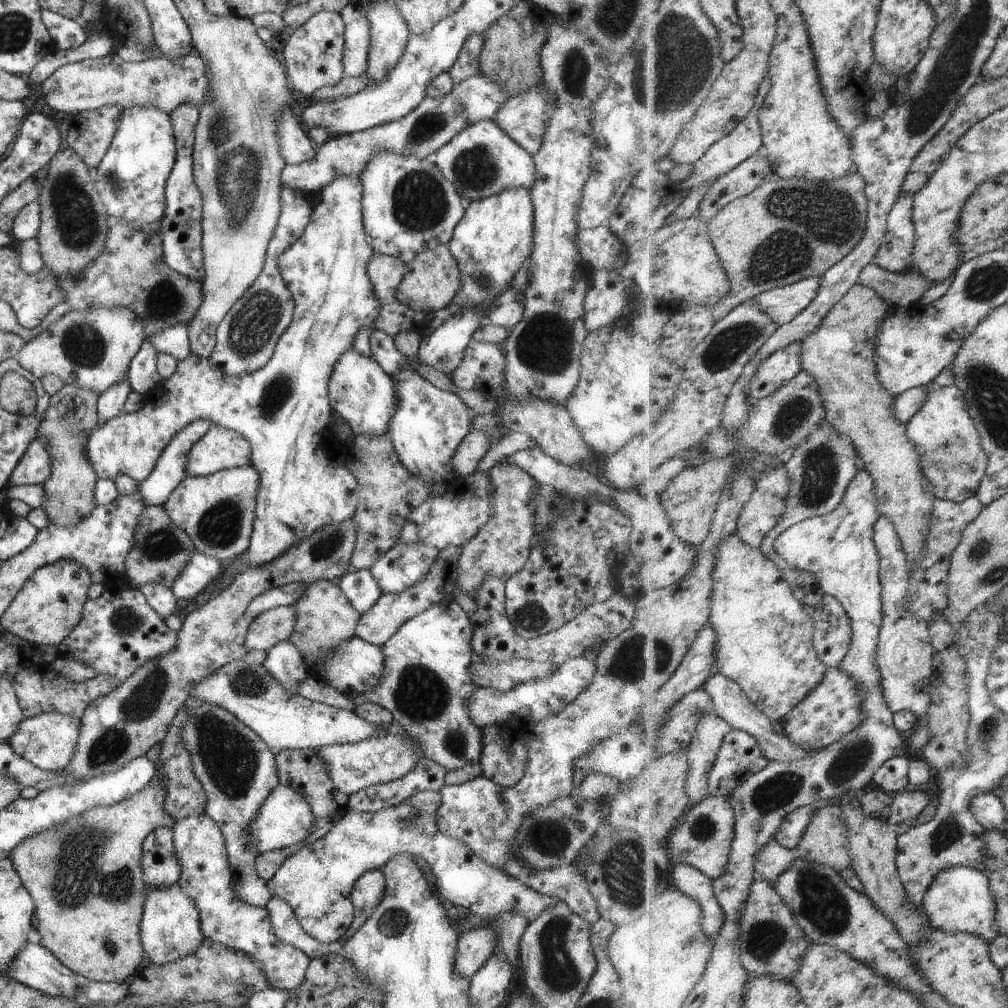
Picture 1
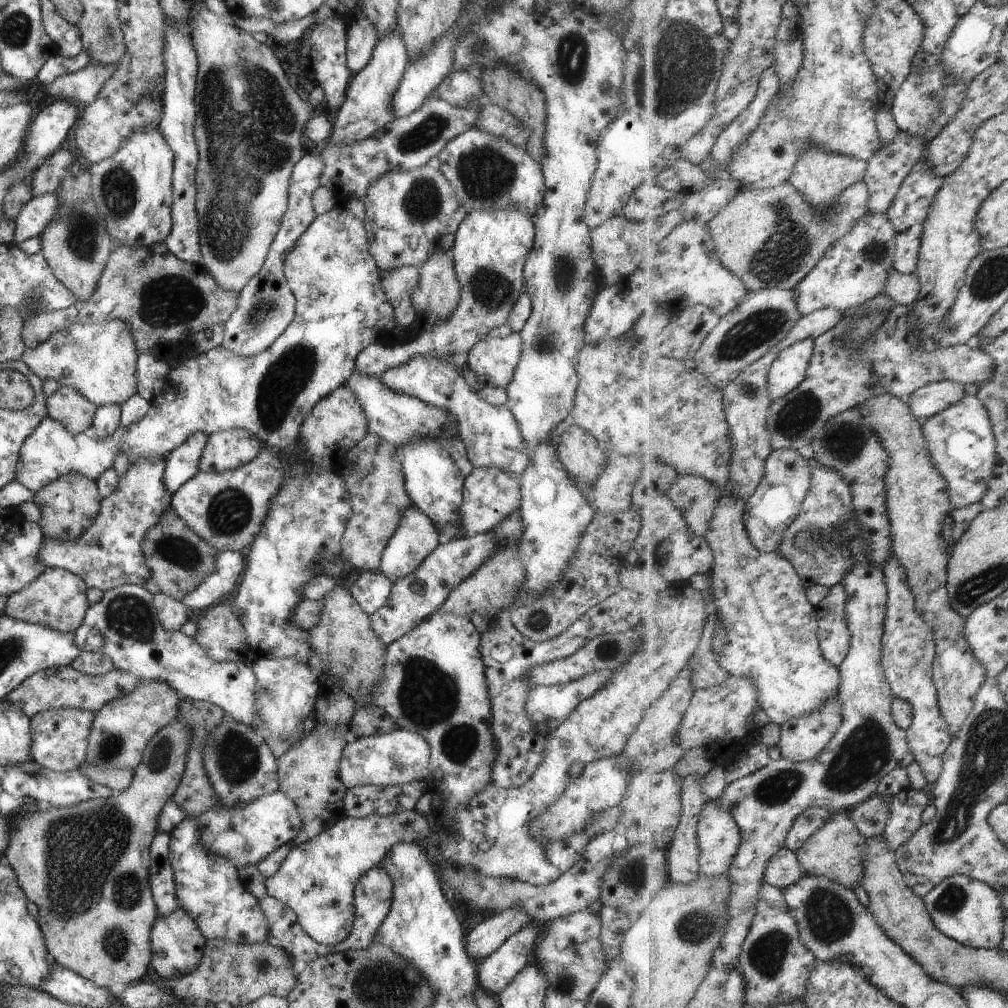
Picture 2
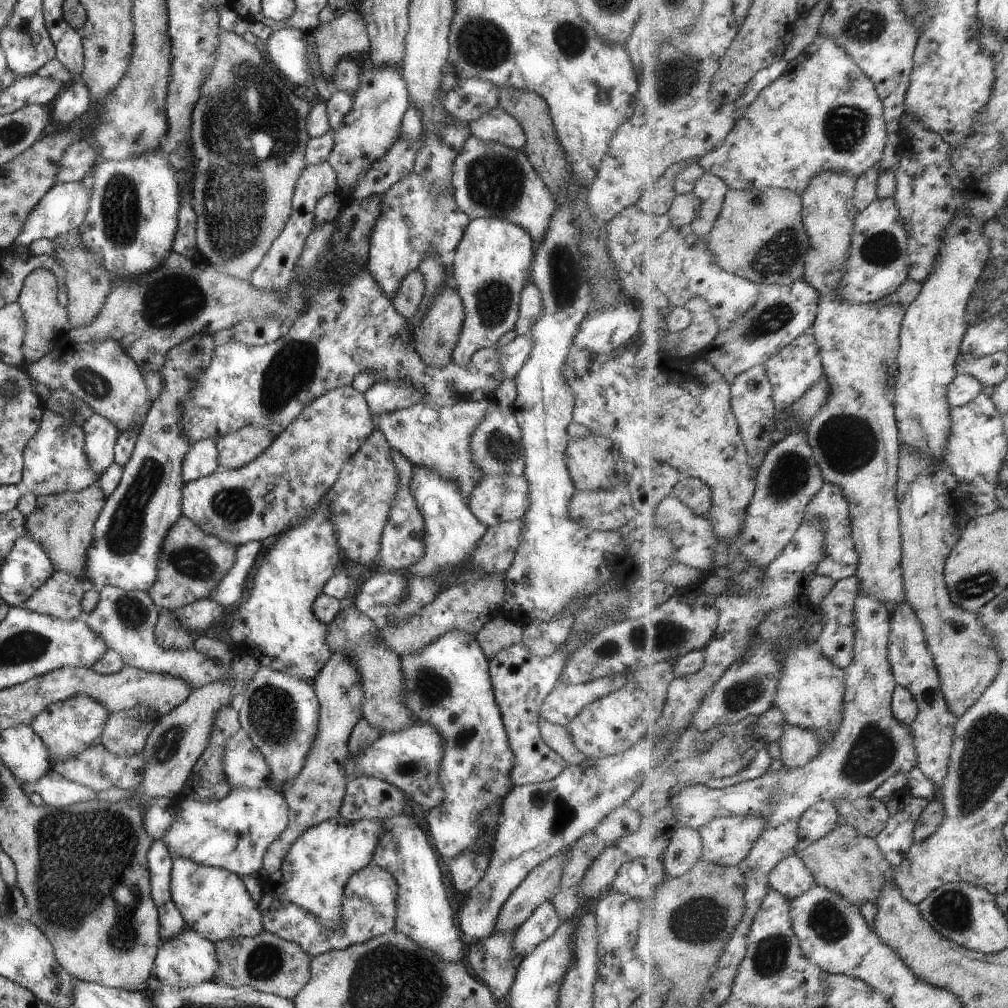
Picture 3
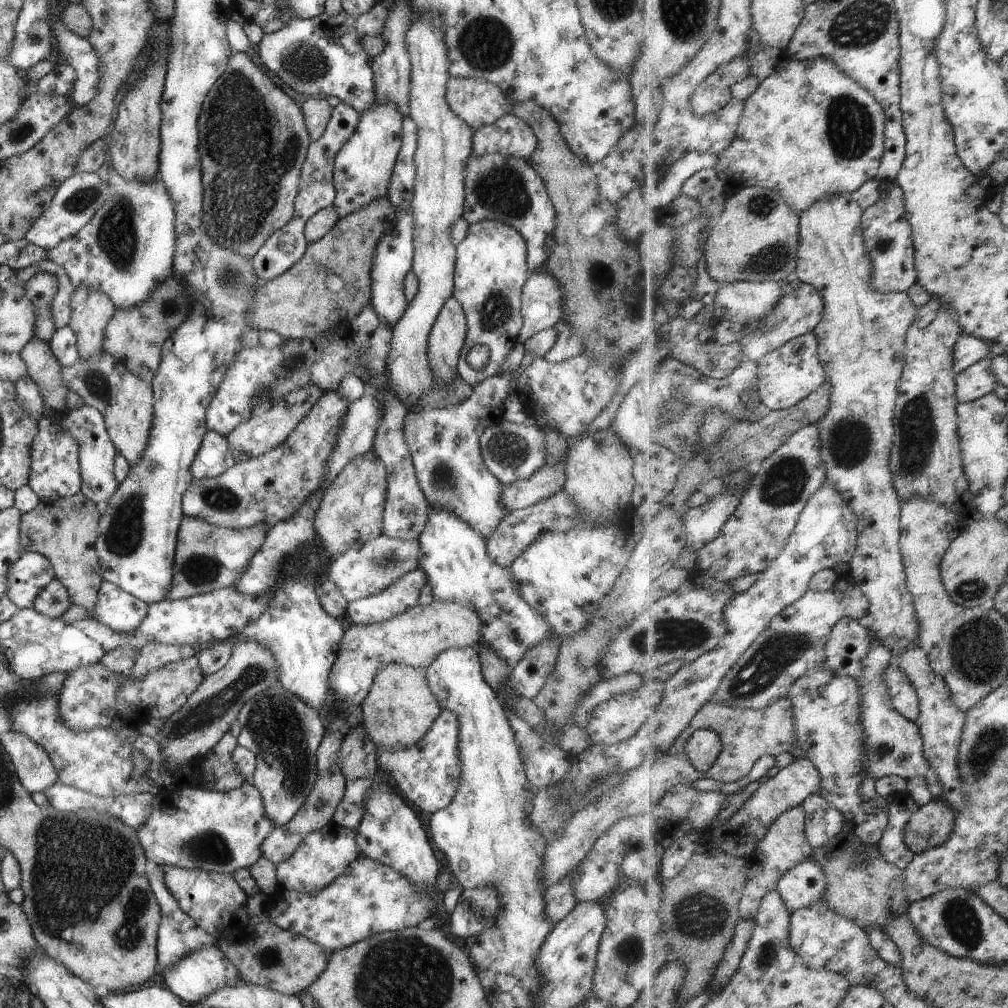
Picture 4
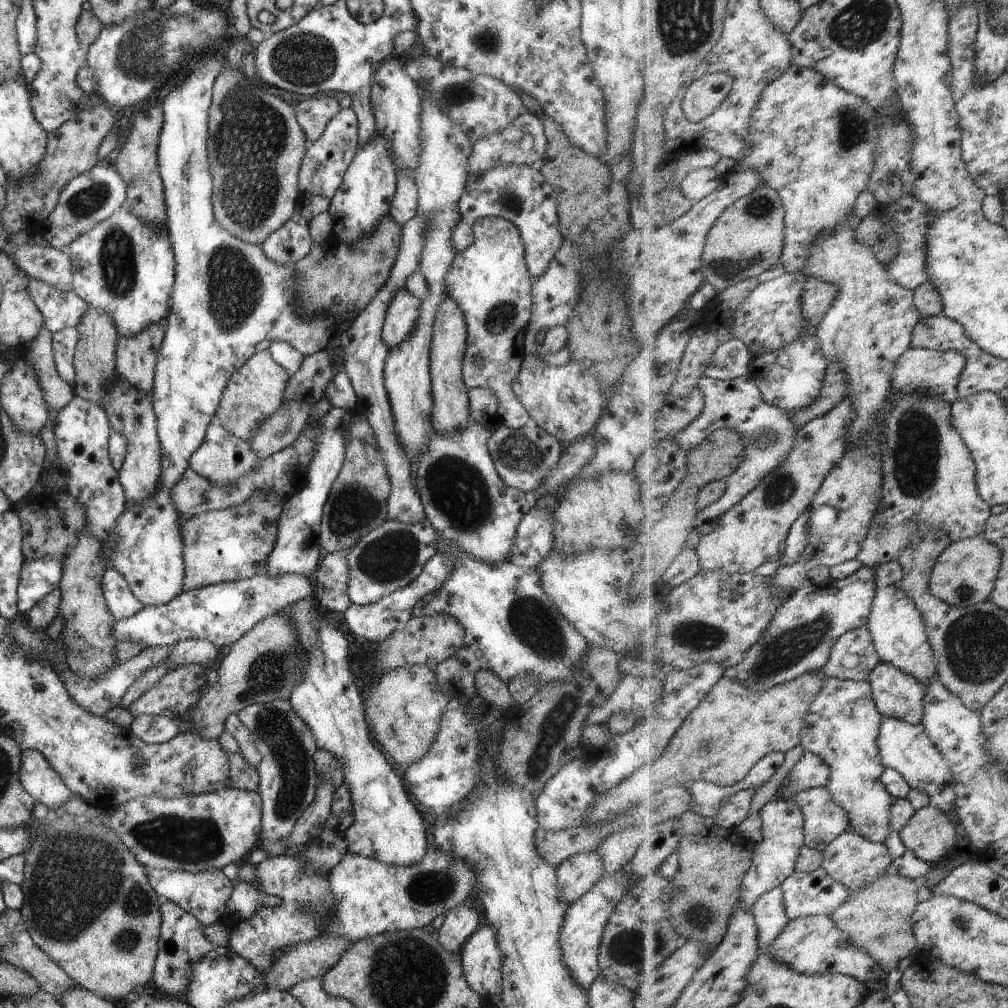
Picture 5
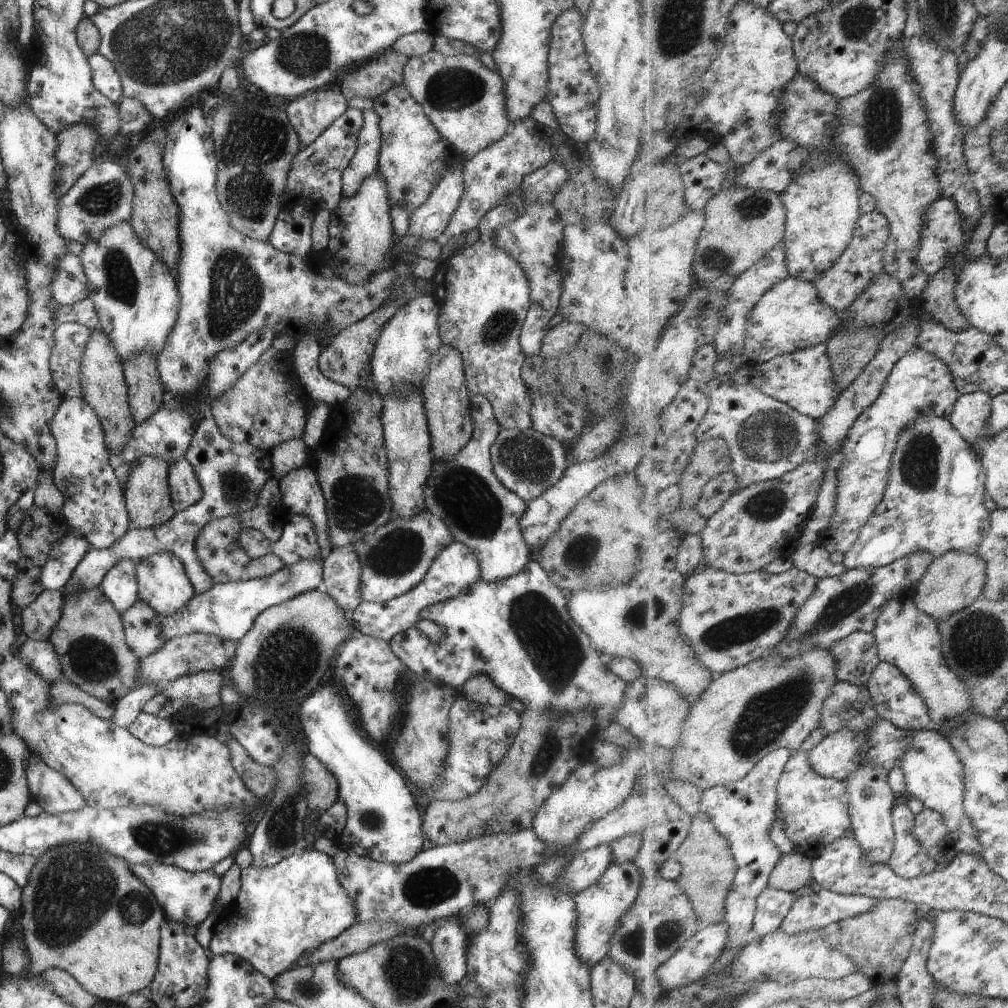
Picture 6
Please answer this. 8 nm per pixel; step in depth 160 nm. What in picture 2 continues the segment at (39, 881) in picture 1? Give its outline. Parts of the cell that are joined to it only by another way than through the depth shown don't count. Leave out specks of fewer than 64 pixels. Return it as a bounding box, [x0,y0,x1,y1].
[3,716,190,988]

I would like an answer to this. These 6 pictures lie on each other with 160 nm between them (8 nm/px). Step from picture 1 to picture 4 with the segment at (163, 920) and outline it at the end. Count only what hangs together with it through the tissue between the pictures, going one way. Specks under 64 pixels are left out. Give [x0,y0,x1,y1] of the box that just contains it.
[158,944,241,1005]

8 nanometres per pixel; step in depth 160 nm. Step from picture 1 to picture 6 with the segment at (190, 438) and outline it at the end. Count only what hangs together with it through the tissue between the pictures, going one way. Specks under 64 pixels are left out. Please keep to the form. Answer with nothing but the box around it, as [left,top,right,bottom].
[63,416,272,596]

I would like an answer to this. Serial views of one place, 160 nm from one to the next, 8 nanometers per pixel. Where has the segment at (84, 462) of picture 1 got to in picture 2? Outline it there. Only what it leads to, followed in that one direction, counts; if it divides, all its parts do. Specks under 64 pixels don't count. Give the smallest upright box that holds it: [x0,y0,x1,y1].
[31,386,102,541]

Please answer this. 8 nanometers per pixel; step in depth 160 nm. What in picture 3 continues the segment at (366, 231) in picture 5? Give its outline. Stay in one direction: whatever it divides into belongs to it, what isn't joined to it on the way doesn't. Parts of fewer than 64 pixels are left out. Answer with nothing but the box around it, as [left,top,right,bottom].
[326,64,409,190]

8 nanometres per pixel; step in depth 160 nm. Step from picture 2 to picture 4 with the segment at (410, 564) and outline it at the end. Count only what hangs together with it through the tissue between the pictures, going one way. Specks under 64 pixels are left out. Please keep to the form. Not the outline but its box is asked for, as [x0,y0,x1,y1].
[363,382,431,540]

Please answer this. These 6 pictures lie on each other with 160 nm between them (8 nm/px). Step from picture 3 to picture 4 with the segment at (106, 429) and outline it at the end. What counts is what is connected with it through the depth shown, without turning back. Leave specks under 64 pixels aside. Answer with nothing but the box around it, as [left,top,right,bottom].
[60,404,118,507]

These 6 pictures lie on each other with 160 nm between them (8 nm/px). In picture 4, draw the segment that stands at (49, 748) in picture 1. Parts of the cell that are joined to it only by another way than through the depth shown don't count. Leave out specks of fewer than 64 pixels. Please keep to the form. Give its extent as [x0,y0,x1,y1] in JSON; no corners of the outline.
[58,662,123,732]

